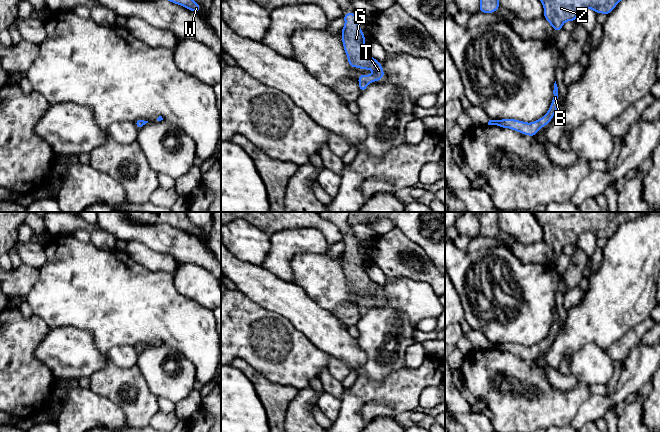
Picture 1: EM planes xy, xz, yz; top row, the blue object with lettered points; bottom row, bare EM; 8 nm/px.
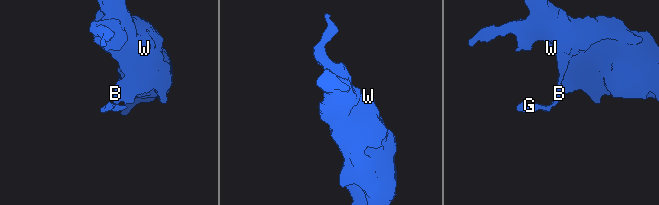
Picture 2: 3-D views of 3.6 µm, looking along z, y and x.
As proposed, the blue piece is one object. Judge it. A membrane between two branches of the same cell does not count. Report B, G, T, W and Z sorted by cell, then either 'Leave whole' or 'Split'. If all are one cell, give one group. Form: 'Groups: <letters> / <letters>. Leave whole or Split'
Groups: B G T W Z. Leave whole

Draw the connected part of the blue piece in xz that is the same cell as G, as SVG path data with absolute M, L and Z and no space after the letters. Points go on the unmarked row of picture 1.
M355 237L343 238L345 250L341 254L342 266L348 281L348 289L359 293L371 293L374 299L358 299L360 316L364 316L369 307L384 302L381 287L375 284L365 271L364 256L359 252L359 241Z

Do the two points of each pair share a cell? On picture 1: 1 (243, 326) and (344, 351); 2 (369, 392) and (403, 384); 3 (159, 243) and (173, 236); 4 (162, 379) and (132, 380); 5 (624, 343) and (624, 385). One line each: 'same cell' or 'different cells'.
1: different cells
2: same cell
3: same cell
4: different cells
5: different cells

